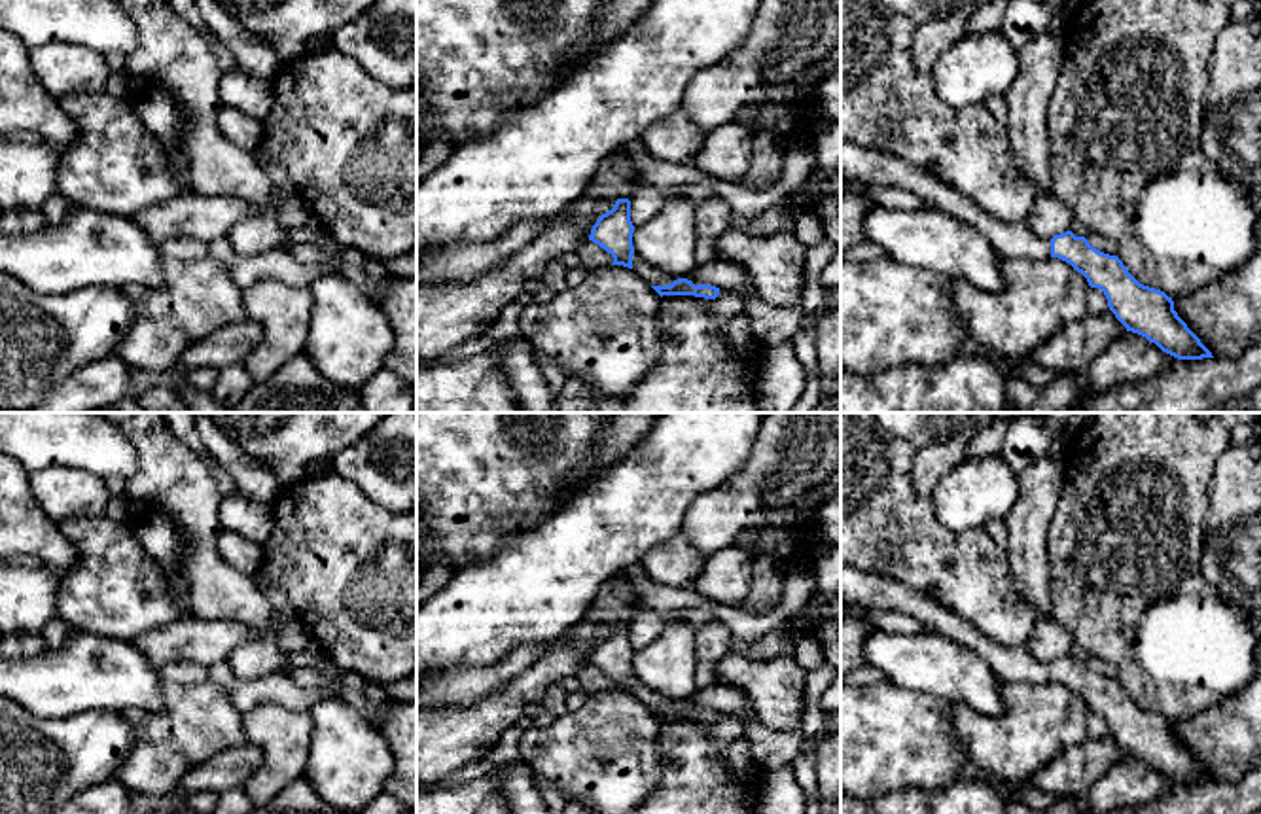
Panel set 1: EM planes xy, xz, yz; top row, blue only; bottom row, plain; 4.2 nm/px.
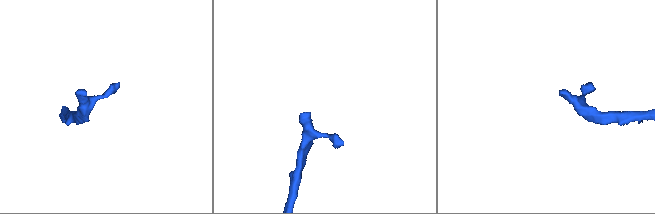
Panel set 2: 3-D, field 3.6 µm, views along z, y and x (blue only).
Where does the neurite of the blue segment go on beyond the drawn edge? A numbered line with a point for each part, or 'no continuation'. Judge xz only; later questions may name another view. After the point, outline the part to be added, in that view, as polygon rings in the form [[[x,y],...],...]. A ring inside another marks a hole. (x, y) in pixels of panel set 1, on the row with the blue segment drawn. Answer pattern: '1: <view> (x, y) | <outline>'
1: xz (610, 182) | [[[625,148],[612,151],[598,163],[585,191],[606,201],[627,199],[630,195],[632,186],[629,182],[629,161],[625,157]]]

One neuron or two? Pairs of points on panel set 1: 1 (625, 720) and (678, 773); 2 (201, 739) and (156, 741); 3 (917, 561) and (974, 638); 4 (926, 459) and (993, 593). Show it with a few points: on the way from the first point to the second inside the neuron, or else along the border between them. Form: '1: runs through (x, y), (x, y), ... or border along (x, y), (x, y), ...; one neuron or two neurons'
1: border along (661, 722), (659, 782), (648, 794); two neurons
2: runs through (190, 739), (167, 741); one neuron
3: border along (936, 601), (991, 638); two neurons
4: border along (917, 455), (911, 466), (911, 487), (930, 498); two neurons

